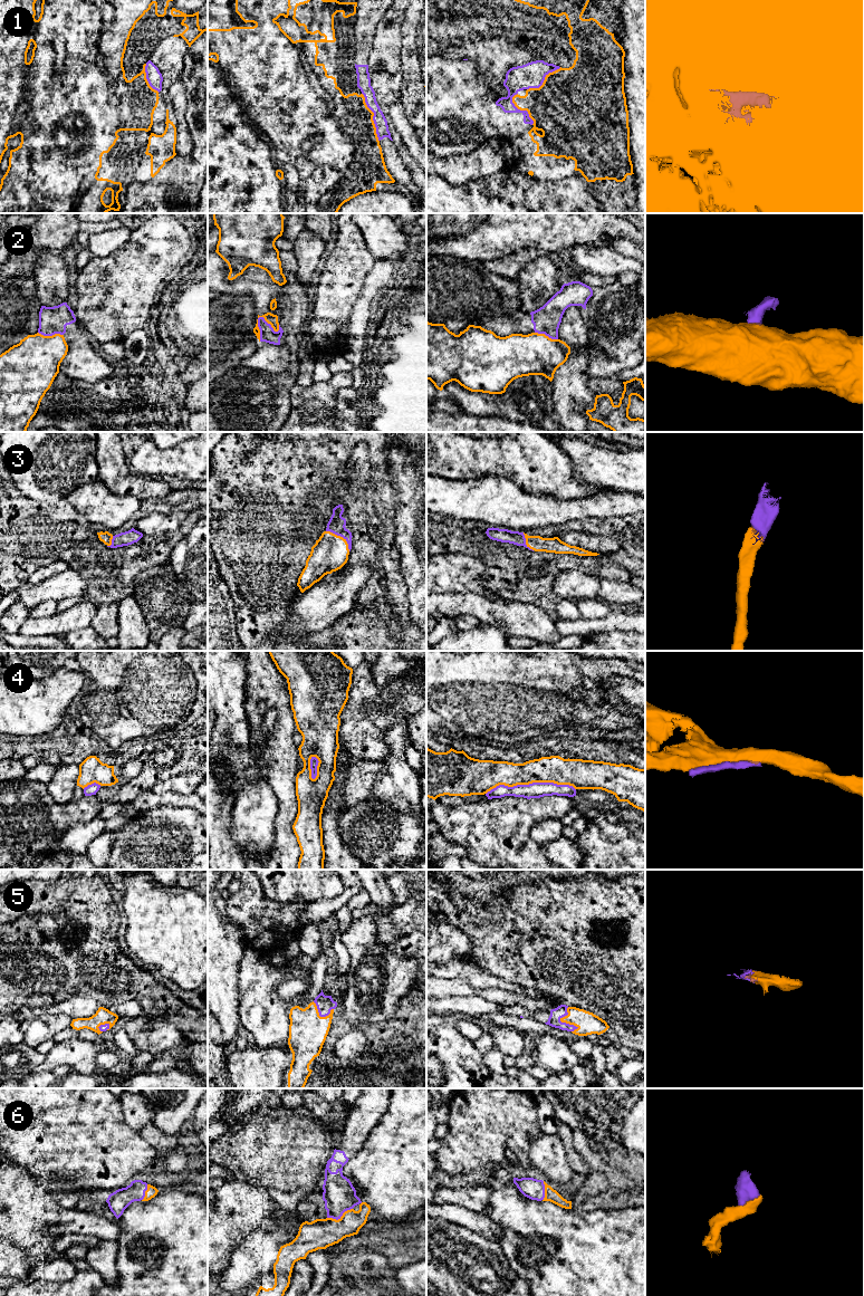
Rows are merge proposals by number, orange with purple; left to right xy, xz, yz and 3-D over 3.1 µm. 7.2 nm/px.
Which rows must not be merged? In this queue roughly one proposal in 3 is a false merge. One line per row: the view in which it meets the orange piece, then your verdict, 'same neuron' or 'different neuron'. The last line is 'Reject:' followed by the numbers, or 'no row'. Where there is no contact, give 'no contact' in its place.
1: xz | different neuron
2: xz | different neuron
3: xz | same neuron
4: yz | different neuron
5: yz | same neuron
6: xz | same neuron
Reject: 1, 2, 4

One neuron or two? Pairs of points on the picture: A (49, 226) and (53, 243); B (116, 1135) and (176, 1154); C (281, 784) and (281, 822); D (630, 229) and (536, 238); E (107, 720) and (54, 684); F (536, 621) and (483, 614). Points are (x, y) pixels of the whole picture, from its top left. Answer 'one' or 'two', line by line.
A: one
B: two
C: one
D: one
E: two
F: one

